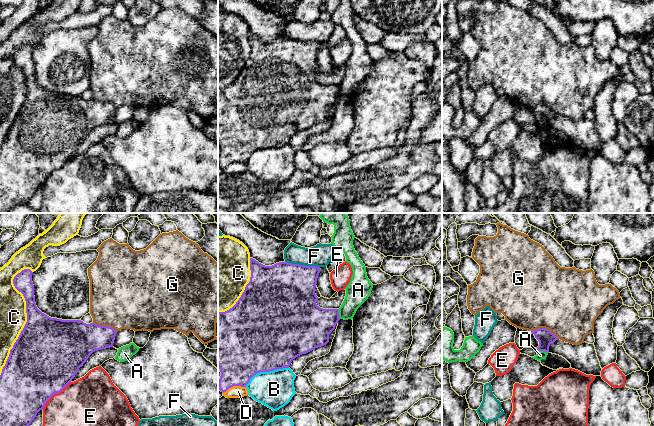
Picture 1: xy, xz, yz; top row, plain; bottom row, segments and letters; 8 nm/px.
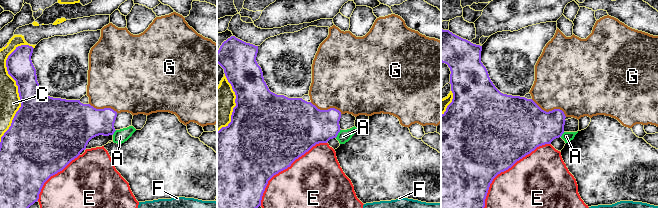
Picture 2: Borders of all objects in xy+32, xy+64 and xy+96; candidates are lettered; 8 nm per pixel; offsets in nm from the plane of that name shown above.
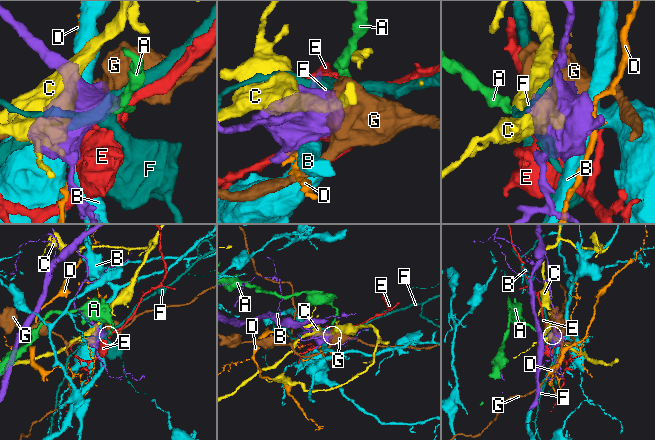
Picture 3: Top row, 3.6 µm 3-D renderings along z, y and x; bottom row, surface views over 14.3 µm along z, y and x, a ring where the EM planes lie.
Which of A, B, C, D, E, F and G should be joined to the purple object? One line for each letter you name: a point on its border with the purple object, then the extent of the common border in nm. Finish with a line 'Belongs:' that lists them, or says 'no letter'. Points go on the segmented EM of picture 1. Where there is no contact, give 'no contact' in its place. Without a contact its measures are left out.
Belongs: no letter

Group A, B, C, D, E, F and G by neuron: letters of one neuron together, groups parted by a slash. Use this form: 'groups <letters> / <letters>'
groups A / B / C / D / E / F / G

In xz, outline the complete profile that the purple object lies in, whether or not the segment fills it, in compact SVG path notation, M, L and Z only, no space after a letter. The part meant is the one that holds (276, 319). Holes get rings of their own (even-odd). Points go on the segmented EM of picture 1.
M250 258L250 270L250 281L246 285L244 292L236 304L225 312L218 312L218 367L221 372L218 389L223 393L233 386L246 387L250 379L257 373L289 368L292 360L296 357L326 345L329 342L329 334L335 329L336 324L340 320L338 309L323 309L316 304L318 297L315 294L315 287L318 275L321 271L320 267L292 264L288 262L279 262L272 266L265 266L255 259Z

